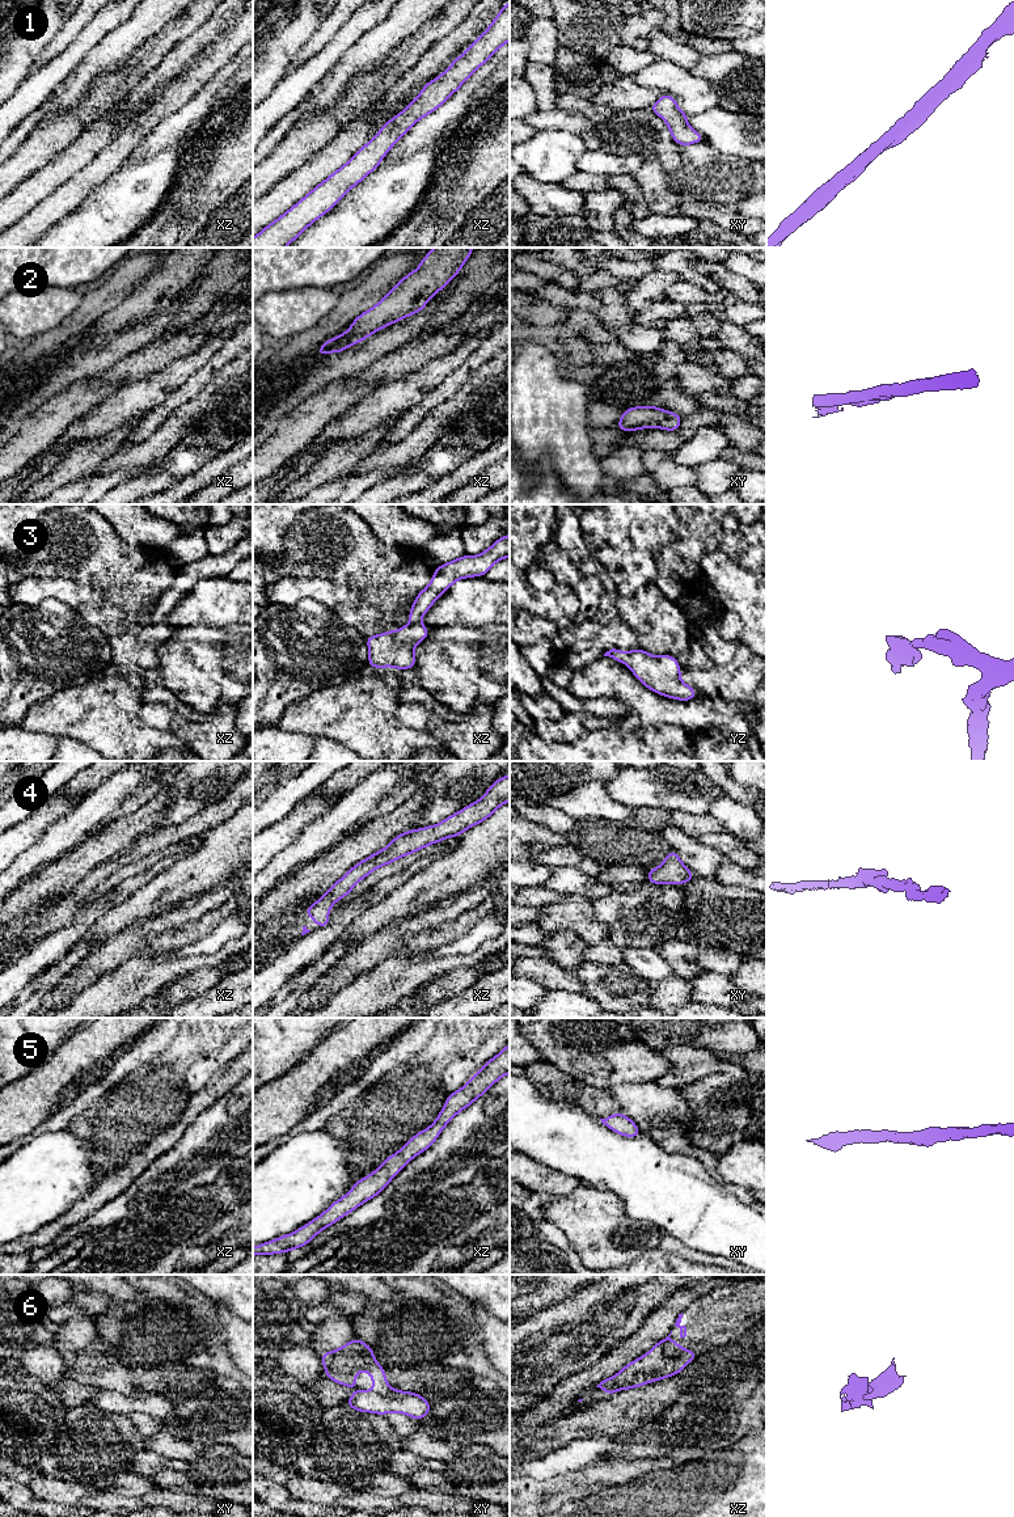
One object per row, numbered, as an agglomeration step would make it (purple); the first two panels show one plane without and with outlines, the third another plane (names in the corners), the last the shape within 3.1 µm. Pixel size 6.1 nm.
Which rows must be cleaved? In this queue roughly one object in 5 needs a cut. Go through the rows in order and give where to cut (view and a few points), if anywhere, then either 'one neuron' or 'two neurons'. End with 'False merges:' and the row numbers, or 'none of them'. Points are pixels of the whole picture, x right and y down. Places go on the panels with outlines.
1: cut none; one neuron
2: cut none; one neuron
3: cut none; one neuron
4: cut none; one neuron
5: cut none; one neuron
6: cut xy (393, 1390), (385, 1393), (375, 1391); two neurons
False merges: 6

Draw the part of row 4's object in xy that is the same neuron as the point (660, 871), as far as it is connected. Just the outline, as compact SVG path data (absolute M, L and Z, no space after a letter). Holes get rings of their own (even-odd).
M672 849L659 867L647 872L647 883L655 884L684 884L696 875L680 861L675 849Z

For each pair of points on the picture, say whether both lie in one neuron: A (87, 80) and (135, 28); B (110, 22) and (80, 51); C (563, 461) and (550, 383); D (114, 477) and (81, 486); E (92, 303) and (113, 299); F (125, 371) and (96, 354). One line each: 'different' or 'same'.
A: same
B: same
C: same
D: same
E: same
F: different

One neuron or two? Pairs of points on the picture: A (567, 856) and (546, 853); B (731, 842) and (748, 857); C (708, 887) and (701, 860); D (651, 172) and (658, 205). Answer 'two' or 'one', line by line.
A: one
B: one
C: two
D: one

